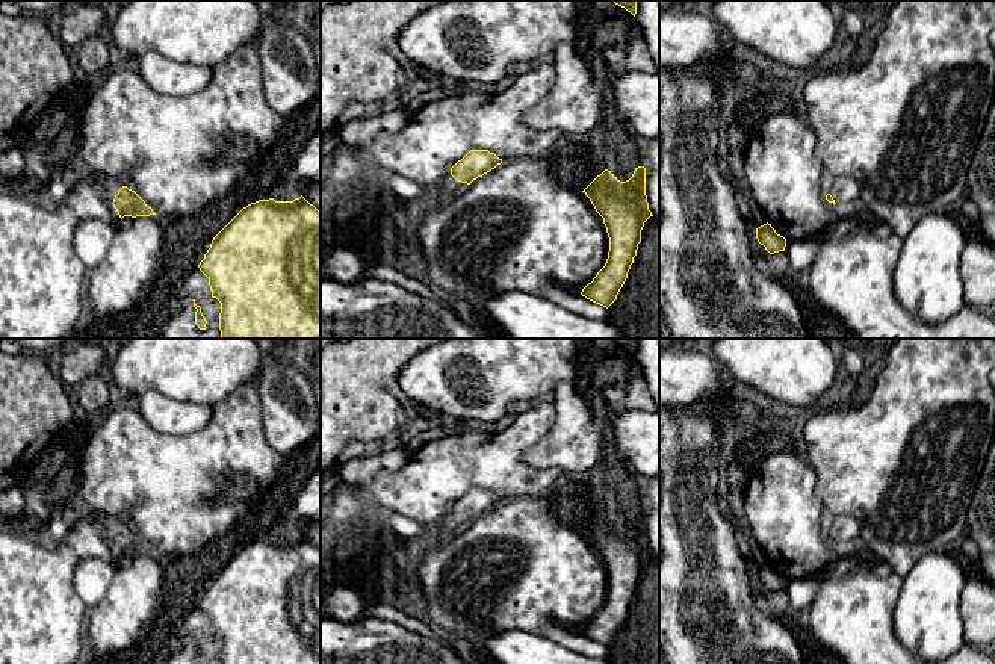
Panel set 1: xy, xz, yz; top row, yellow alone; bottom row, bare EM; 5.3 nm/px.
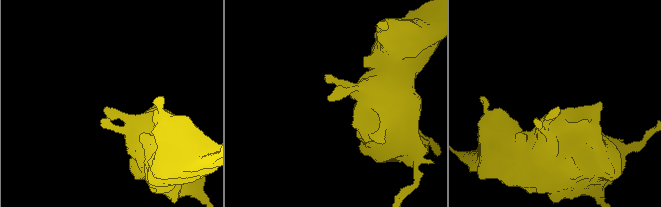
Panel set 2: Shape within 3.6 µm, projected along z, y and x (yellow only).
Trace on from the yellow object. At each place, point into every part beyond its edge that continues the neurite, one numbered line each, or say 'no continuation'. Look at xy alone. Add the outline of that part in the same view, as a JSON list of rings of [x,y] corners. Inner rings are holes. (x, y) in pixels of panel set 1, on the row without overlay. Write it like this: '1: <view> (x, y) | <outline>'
1: xy (109, 524) | [[[94,510],[89,516],[101,526],[109,541],[113,541],[115,534],[124,525],[116,516],[104,514]]]

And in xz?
1: xz (449, 522) | [[[451,513],[445,516],[445,519],[429,531],[434,532],[442,541],[461,523]]]

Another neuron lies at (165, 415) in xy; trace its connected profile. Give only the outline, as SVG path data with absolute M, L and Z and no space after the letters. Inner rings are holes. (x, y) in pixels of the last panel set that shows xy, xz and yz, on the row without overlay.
M145 392L135 407L147 424L162 434L188 436L203 430L212 419L213 407L177 401L159 392Z

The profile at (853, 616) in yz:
M859 567L850 576L823 584L807 608L814 635L847 664L995 664L990 649L963 644L942 662L924 662L907 650L894 632L894 608L903 585L895 573L876 576L868 567Z

